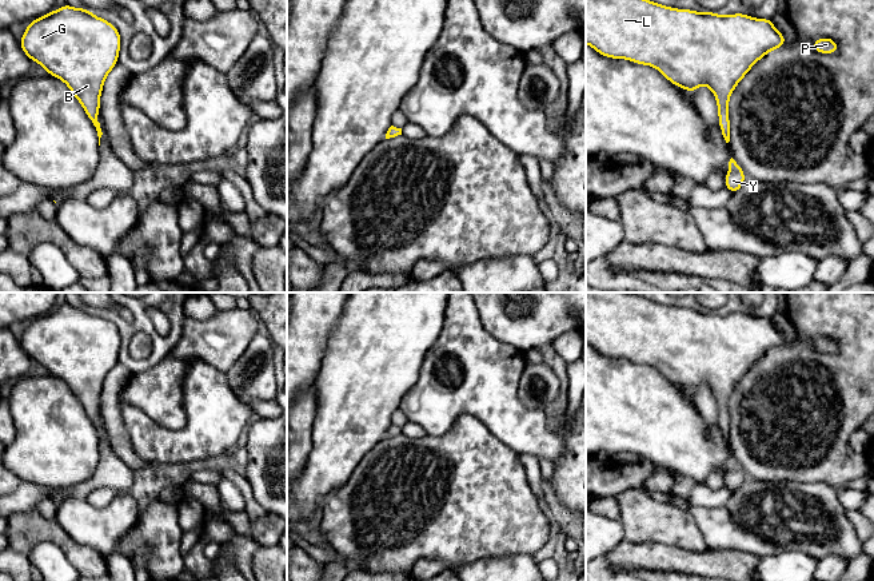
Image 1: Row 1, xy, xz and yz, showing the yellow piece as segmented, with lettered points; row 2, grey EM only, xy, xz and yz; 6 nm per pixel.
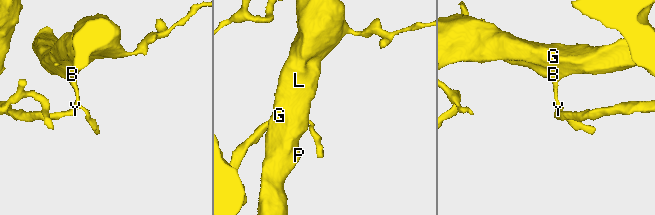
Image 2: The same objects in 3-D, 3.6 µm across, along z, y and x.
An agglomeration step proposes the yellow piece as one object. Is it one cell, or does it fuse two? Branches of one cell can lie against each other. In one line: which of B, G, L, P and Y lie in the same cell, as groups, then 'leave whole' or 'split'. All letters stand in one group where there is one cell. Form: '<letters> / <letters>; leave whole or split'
B G L P / Y; split

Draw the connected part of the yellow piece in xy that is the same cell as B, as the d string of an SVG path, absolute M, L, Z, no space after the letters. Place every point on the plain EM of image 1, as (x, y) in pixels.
M69 303L29 321L20 339L32 361L68 385L92 422L97 421L104 379L117 363L120 343L112 322Z

